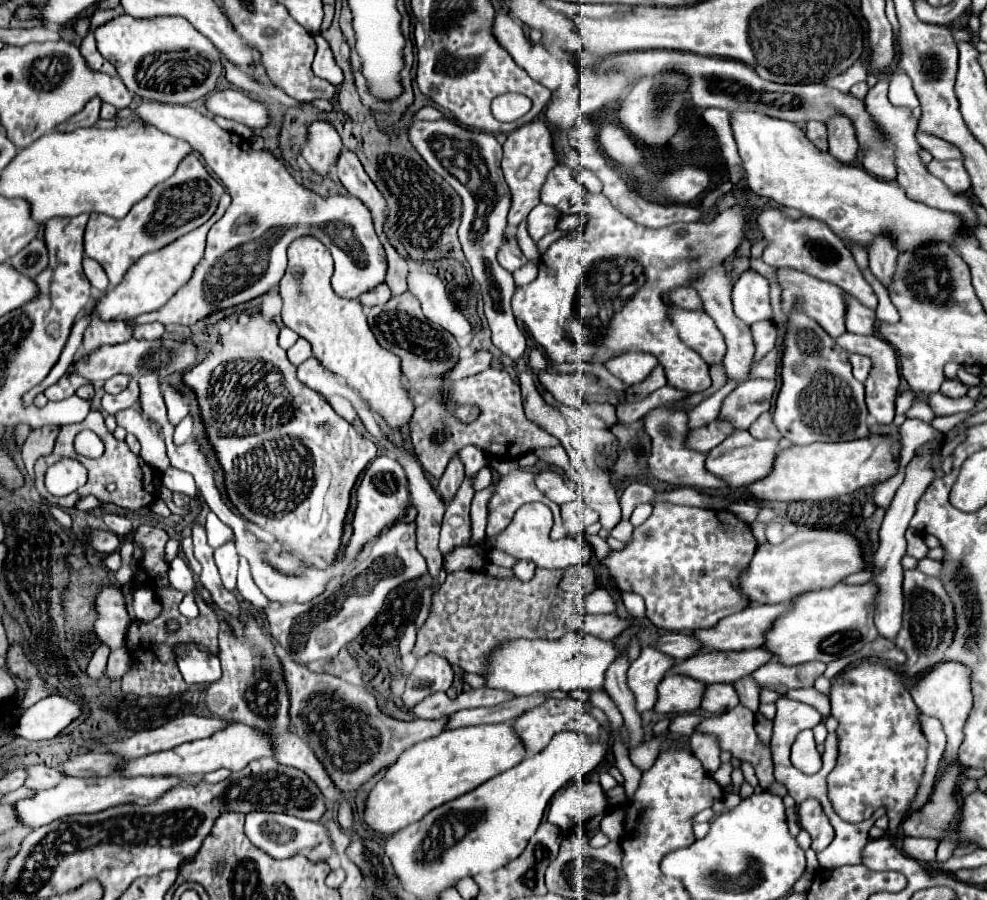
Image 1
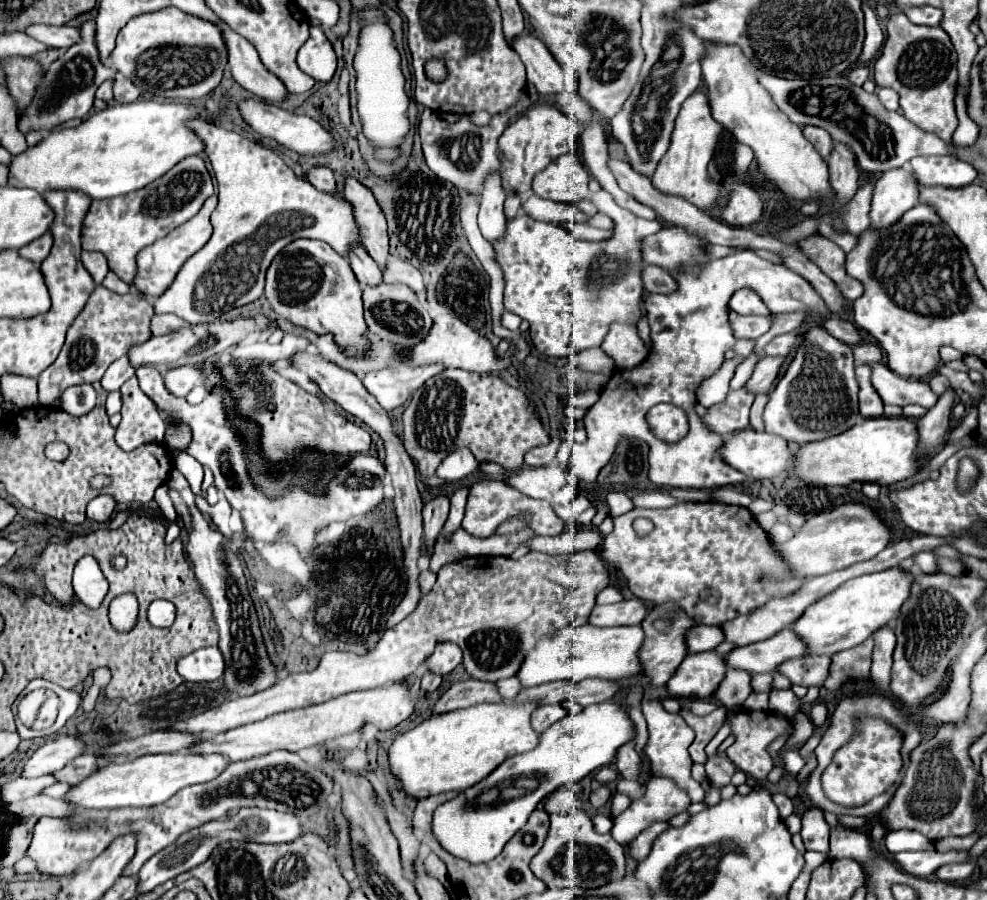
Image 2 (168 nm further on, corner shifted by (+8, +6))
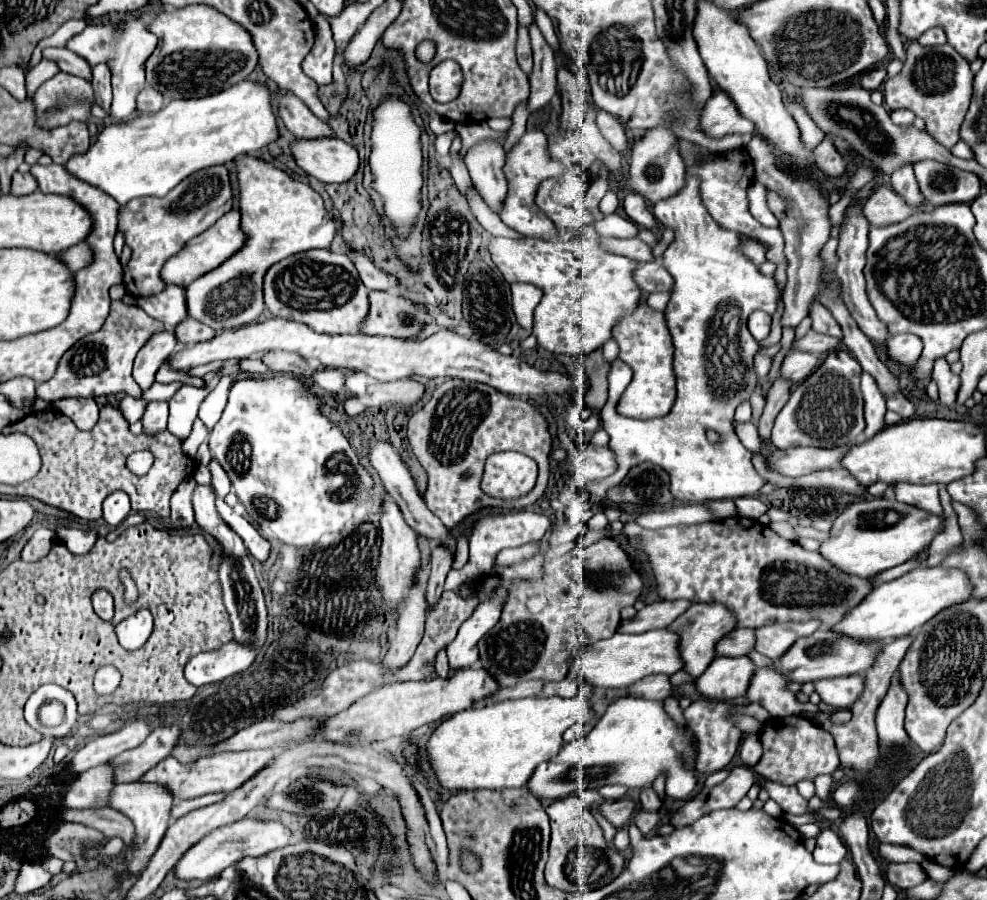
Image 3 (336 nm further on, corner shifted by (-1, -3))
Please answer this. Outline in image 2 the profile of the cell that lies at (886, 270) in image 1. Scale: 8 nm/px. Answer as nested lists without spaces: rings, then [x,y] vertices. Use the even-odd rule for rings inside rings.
[[[907,169],[885,171],[873,189],[871,201],[871,231],[883,231],[895,225],[909,209],[919,203],[917,183]]]

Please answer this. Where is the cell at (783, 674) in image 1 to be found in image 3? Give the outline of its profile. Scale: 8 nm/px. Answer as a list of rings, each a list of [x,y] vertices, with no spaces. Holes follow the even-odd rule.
[[[858,674],[818,680],[814,684],[816,684],[816,692],[820,694],[822,702],[826,702],[832,708],[850,708],[864,690],[864,678]]]

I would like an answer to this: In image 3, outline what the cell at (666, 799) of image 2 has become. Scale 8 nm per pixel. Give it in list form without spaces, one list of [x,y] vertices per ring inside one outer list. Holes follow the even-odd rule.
[[[624,696],[608,706],[606,714],[596,722],[596,726],[586,736],[582,736],[576,742],[566,744],[554,760],[540,764],[536,768],[536,772],[532,774],[530,782],[526,784],[526,788],[536,798],[554,800],[554,798],[564,798],[564,796],[580,792],[580,790],[596,790],[606,784],[622,784],[626,788],[642,790],[646,786],[652,786],[656,776],[664,774],[664,778],[666,778],[665,794],[668,798],[688,800],[688,798],[692,798],[692,794],[698,786],[696,766],[694,766],[694,762],[688,762],[688,760],[694,760],[696,754],[698,754],[698,750],[696,750],[694,734],[690,730],[686,730],[684,726],[678,726],[666,714],[664,702],[646,700],[646,698],[638,698],[638,696]]]

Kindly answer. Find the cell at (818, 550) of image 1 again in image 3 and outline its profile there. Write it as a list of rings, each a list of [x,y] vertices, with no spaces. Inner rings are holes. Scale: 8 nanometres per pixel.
[[[872,498],[854,502],[834,520],[830,538],[822,542],[820,554],[828,562],[834,562],[838,570],[846,570],[850,574],[862,574],[862,578],[876,576],[888,568],[912,560],[922,550],[926,550],[934,540],[934,536],[942,530],[944,520],[946,520],[944,516],[930,514],[922,508],[898,500]]]

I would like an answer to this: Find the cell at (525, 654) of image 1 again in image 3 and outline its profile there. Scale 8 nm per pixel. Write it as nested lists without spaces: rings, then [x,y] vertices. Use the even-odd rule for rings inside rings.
[[[648,630],[644,634],[622,634],[616,632],[612,638],[596,642],[586,650],[578,650],[574,658],[570,658],[568,668],[576,668],[578,678],[586,680],[590,686],[598,688],[628,688],[634,682],[650,676],[650,674],[676,674],[684,668],[680,650],[680,636],[672,630]]]

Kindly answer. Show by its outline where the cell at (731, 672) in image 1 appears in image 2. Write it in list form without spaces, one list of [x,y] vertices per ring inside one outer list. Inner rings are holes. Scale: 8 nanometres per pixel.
[[[783,629],[781,633],[765,641],[735,647],[723,659],[727,667],[755,675],[755,673],[775,673],[781,661],[801,655],[805,655],[805,647],[801,645],[801,641],[789,629]]]

